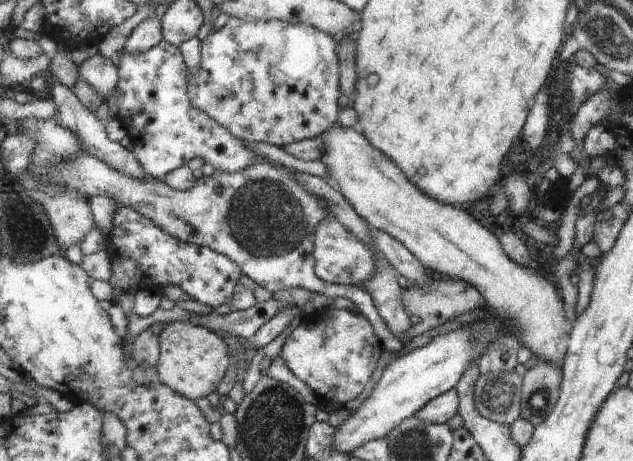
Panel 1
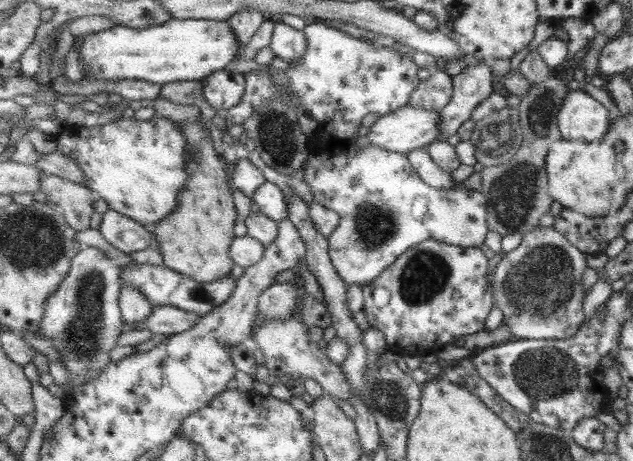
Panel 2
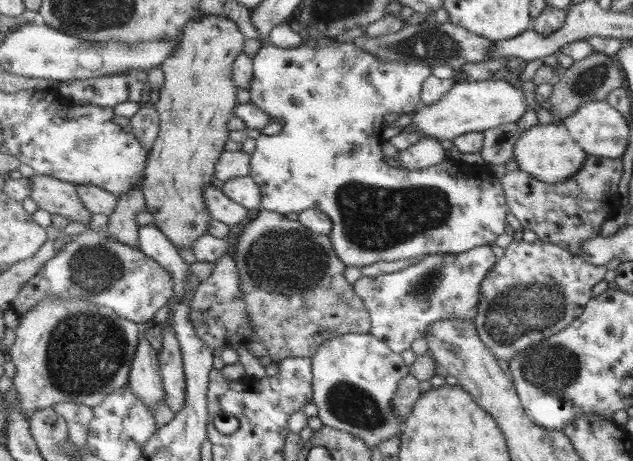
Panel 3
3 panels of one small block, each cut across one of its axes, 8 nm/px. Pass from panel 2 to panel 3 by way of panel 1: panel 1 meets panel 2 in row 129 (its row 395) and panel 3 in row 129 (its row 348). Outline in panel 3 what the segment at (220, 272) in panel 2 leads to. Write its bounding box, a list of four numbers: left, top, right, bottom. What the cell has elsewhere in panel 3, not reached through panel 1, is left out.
[142,15,247,249]

